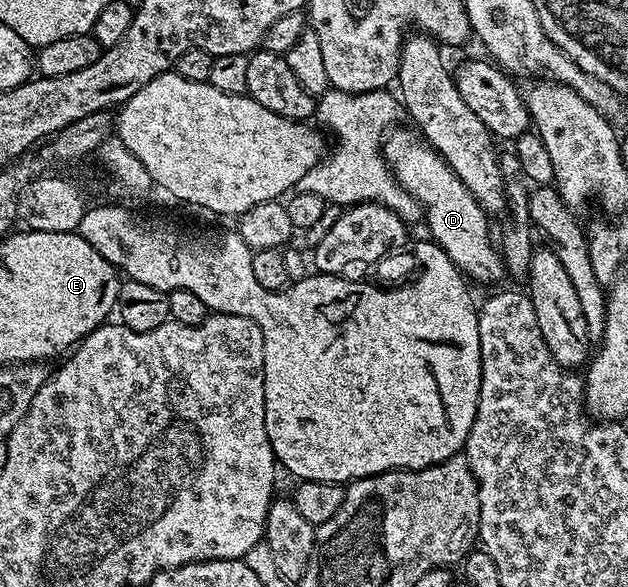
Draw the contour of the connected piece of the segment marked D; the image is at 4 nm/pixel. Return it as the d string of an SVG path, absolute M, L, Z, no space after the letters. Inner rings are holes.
M393 128L388 131L387 137L383 142L383 153L389 168L393 172L397 183L404 188L408 194L415 196L415 200L421 203L425 208L425 222L429 226L428 237L441 247L443 252L447 252L447 256L462 271L466 279L474 278L477 282L497 282L502 277L506 277L504 257L495 245L495 238L489 235L490 215L485 213L484 208L477 203L475 196L471 196L471 192L463 184L463 180L459 180L459 176L455 176L455 172L447 163L442 160L440 154L429 145L428 142L422 140L412 129L397 130Z

